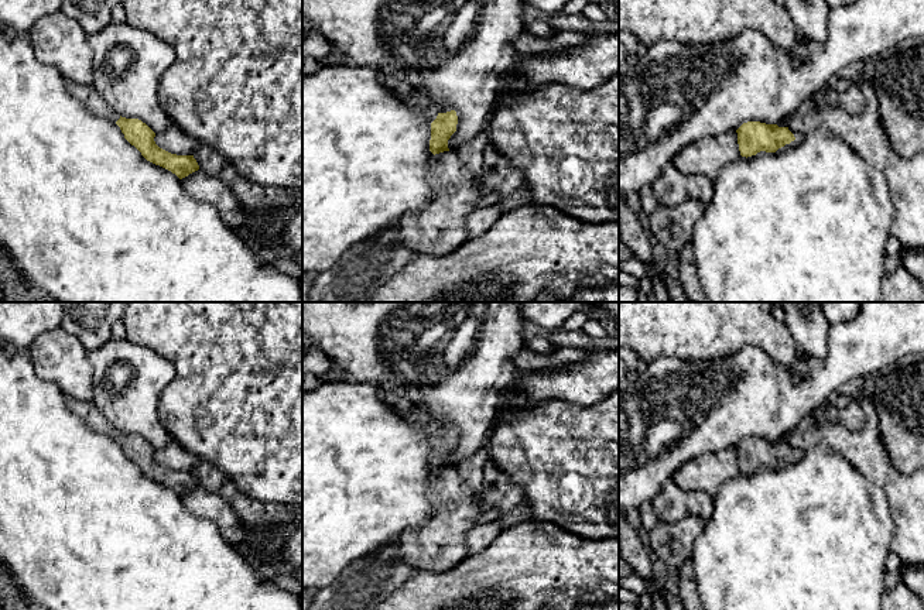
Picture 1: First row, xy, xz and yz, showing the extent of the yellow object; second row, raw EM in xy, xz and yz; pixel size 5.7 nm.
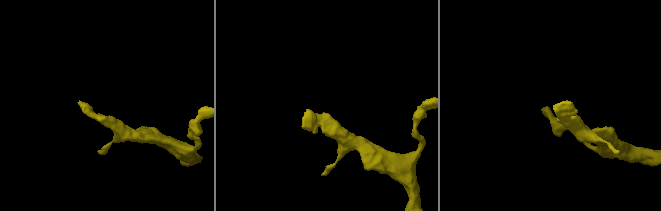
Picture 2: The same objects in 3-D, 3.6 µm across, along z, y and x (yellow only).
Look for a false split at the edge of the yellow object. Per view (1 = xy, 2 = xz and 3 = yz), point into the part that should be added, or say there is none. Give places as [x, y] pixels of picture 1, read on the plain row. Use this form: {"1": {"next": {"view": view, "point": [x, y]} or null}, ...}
{"1": {"next": {"view": "xy", "point": [86, 411]}}, "2": {"next": {"view": "xz", "point": [420, 420]}}, "3": {"next": null}}

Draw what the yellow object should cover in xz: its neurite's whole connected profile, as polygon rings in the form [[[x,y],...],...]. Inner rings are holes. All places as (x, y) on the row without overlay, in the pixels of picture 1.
[[[398,401],[394,409],[407,419],[415,429],[425,432],[431,442],[430,467],[435,472],[449,467],[448,456],[456,448],[458,432],[455,426],[439,429],[430,415],[415,407]]]

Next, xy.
[[[65,397],[68,408],[78,415],[95,432],[116,439],[124,455],[134,462],[141,472],[160,482],[179,496],[199,486],[194,472],[177,472],[160,465],[155,458],[155,449],[138,435],[126,435],[119,432],[109,419],[90,402]]]

